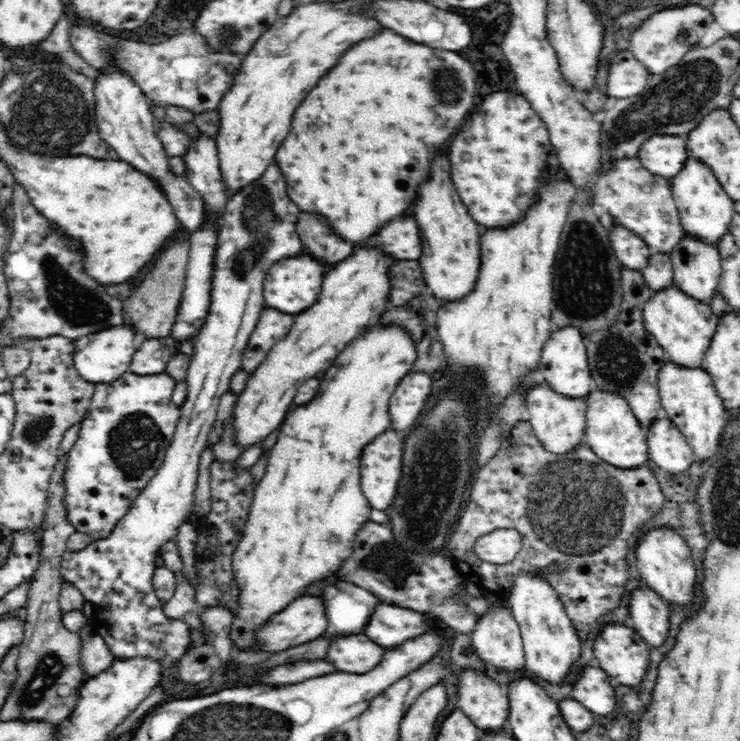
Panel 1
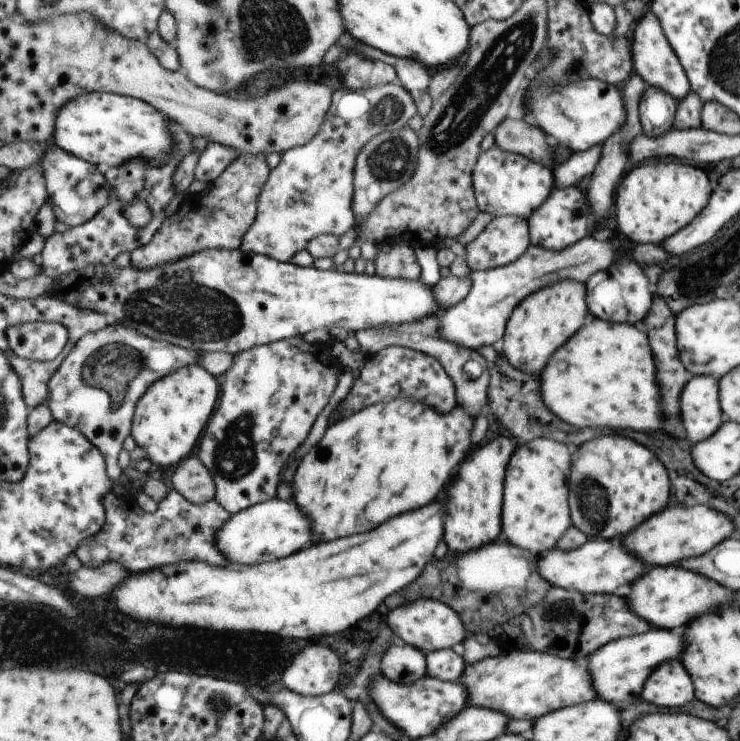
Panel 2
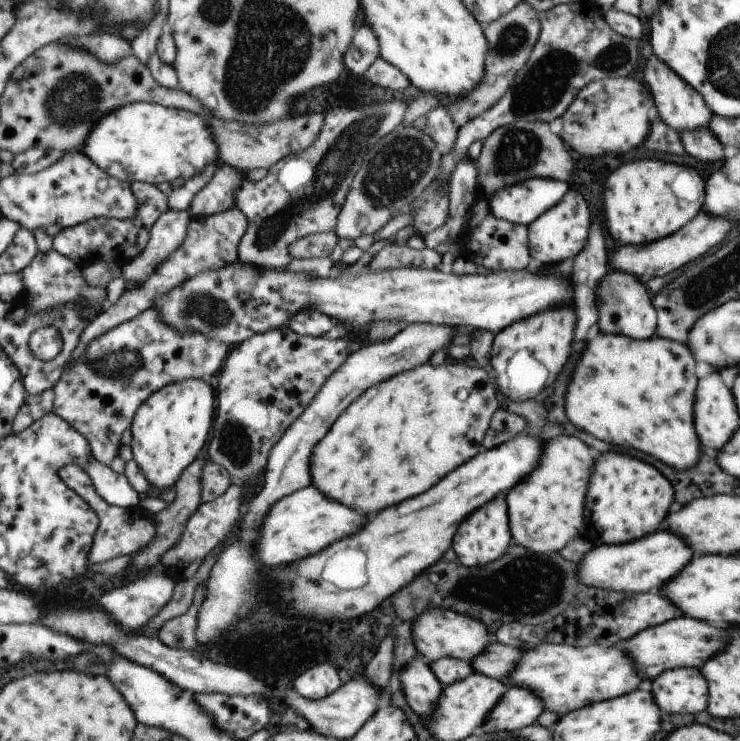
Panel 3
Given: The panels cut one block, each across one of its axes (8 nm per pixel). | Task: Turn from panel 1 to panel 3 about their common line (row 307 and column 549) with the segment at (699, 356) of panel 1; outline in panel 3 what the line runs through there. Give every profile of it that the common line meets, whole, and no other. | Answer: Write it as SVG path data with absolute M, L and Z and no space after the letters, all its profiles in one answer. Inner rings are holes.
M541 644L527 650L516 668L510 673L507 687L516 685L532 691L543 703L547 711L563 717L581 706L593 705L632 693L638 689L641 676L633 660L619 644L604 646L593 644L585 648L561 646L561 644Z

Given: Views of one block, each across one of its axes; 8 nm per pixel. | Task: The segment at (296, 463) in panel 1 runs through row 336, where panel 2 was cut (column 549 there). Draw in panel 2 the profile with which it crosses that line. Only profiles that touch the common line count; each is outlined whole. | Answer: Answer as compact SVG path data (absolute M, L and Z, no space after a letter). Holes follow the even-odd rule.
M591 318L569 342L552 354L544 372L538 374L539 394L547 410L558 420L567 422L577 428L585 426L603 426L603 428L621 428L621 430L639 430L639 432L655 432L660 434L664 430L665 416L659 416L659 406L662 405L662 394L659 394L660 382L656 360L652 354L650 339L642 327L631 324L617 324L617 322L605 322L599 318Z

